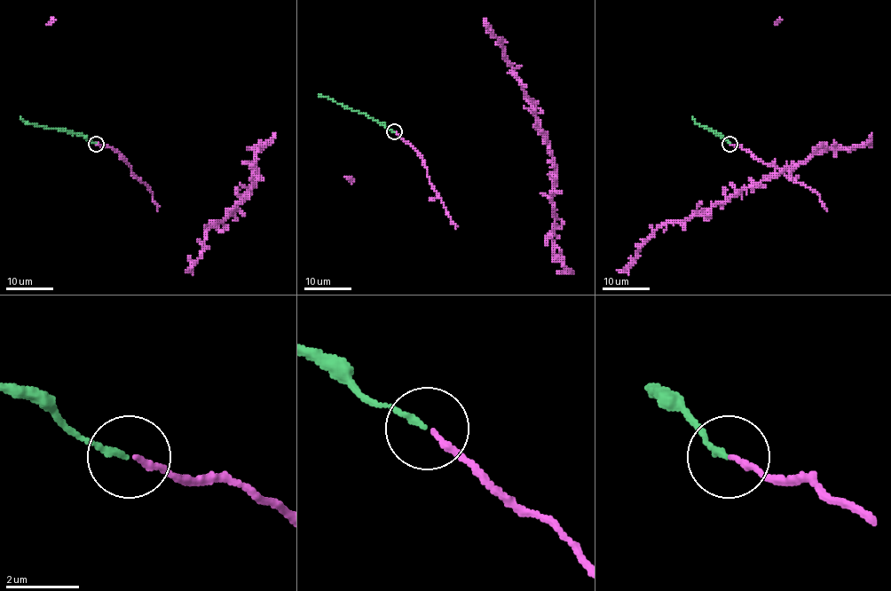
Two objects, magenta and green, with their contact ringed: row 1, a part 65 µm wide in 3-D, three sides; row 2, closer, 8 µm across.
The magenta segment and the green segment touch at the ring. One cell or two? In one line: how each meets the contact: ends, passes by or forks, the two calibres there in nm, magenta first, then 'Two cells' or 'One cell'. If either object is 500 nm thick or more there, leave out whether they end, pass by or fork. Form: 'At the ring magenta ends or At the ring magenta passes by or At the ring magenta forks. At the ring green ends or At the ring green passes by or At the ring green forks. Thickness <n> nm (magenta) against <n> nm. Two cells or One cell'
At the ring magenta ends. At the ring green ends. Thickness 150 nm (magenta) against 160 nm. One cell

